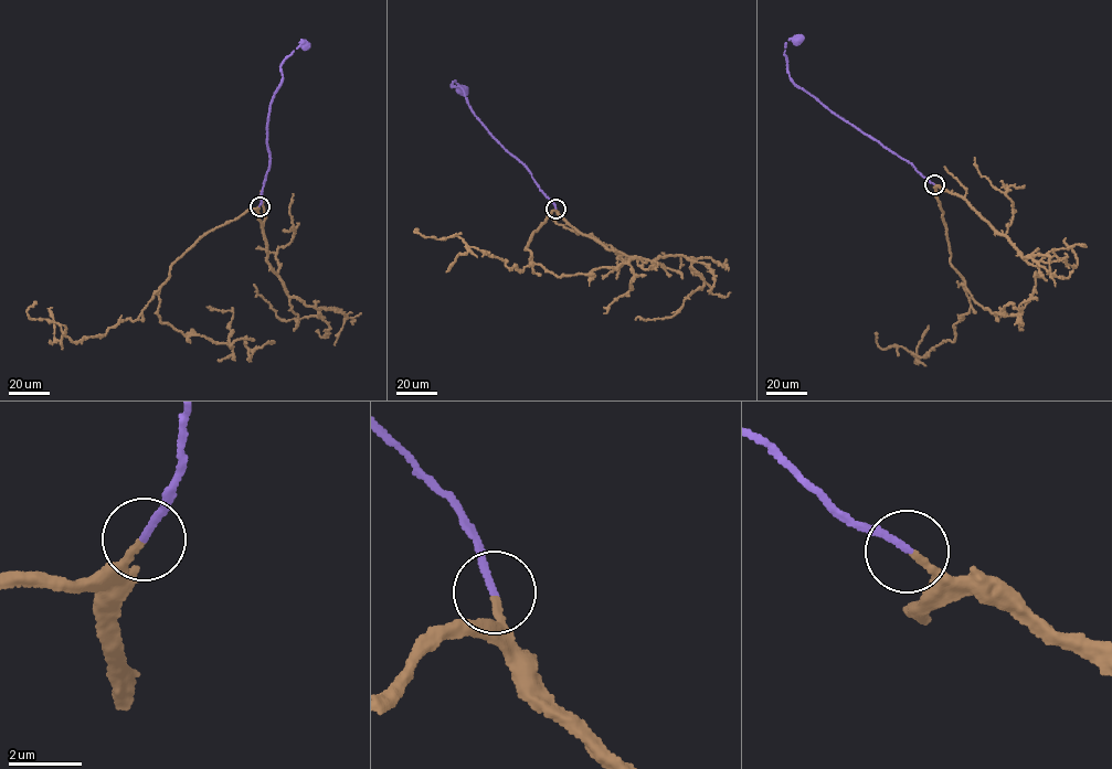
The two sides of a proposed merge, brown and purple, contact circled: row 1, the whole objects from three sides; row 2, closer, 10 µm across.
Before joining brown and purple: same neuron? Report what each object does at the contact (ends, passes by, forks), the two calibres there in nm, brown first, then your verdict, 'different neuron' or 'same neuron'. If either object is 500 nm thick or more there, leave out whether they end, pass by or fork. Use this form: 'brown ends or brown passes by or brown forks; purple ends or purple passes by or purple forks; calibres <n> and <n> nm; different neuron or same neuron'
brown ends; purple ends; calibres 180 and 190 nm; same neuron

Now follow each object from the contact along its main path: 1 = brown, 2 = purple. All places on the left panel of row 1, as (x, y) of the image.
1: (258, 206), (198, 239), (138, 320), (101, 338), (71, 342), (64, 324), (30, 319), (35, 301)
2: (260, 206), (269, 168), (266, 128), (269, 105), (283, 76), (281, 64), (303, 43), (304, 45)

